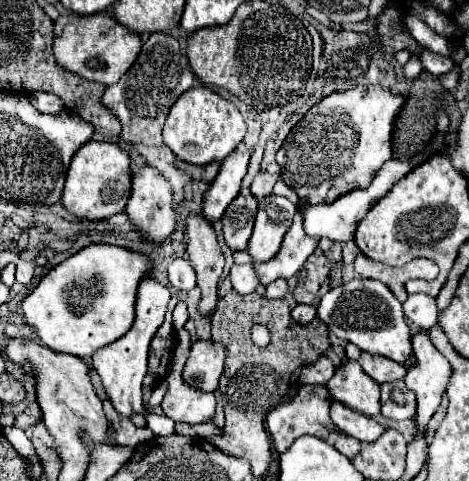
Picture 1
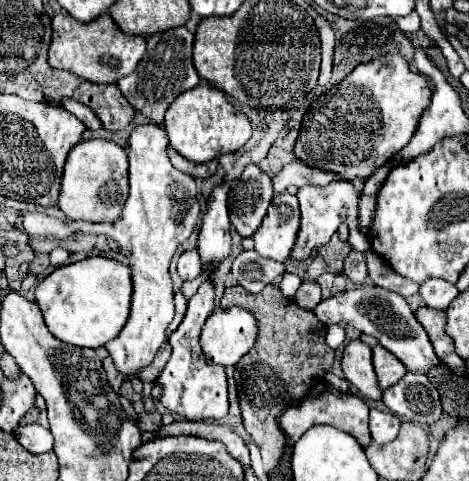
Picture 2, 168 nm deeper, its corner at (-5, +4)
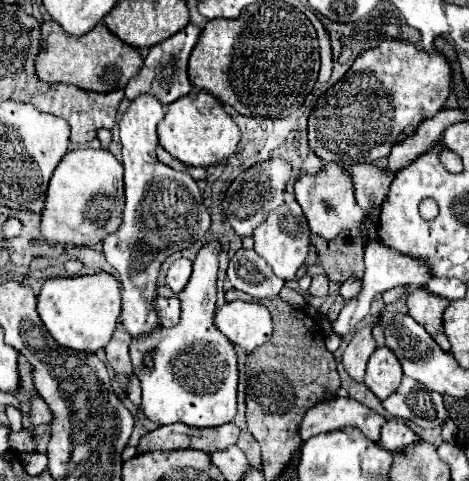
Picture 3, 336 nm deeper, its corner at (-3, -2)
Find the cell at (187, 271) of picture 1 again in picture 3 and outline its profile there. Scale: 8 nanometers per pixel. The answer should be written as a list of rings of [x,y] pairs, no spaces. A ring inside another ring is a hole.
[[[178,258],[166,274],[166,286],[174,294],[178,294],[186,286],[186,280],[190,280],[190,272],[192,272],[192,262],[186,258]]]

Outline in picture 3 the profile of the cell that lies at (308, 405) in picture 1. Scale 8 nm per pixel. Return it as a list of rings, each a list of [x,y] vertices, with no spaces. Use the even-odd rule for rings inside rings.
[[[332,398],[324,400],[322,404],[316,404],[306,412],[300,432],[302,438],[308,440],[314,434],[320,432],[332,432],[344,426],[356,426],[362,430],[362,434],[374,442],[380,440],[380,428],[384,426],[386,418],[370,410],[368,406],[352,400],[352,398]]]

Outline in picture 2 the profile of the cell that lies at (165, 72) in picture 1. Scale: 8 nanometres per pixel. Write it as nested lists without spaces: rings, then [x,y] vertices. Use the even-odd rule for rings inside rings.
[[[184,26],[152,34],[142,62],[130,76],[118,80],[118,88],[132,108],[156,126],[164,124],[164,112],[174,102],[174,98],[200,84],[200,76],[192,64],[192,42],[194,36]]]

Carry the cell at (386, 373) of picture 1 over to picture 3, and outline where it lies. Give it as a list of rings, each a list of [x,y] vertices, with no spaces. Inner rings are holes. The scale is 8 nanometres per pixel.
[[[382,346],[382,348],[376,348],[376,352],[368,360],[364,384],[380,400],[386,400],[392,392],[396,392],[398,384],[402,382],[402,376],[404,376],[402,366],[400,366],[396,354],[390,348]]]

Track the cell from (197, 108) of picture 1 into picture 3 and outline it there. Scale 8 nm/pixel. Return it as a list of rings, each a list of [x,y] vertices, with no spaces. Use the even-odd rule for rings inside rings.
[[[192,90],[168,106],[166,116],[158,124],[158,144],[186,166],[208,168],[232,156],[240,142],[240,128],[224,106],[208,92]]]

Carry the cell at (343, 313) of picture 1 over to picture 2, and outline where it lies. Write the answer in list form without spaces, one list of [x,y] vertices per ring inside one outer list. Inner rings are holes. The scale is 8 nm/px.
[[[360,284],[354,290],[344,290],[336,292],[328,300],[322,300],[316,308],[314,314],[326,324],[346,324],[362,334],[370,334],[378,338],[378,342],[390,350],[410,372],[428,372],[432,366],[440,364],[436,358],[432,344],[428,340],[428,334],[420,326],[420,322],[414,318],[414,312],[410,310],[408,302],[404,296],[390,292],[386,288],[374,286],[374,284]]]

